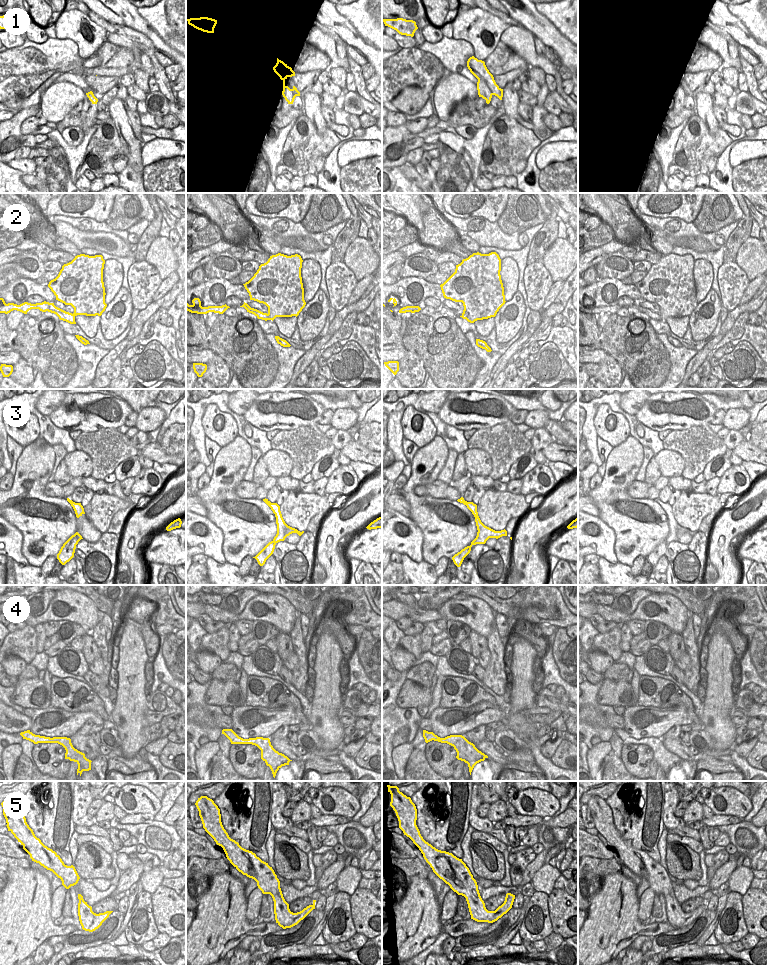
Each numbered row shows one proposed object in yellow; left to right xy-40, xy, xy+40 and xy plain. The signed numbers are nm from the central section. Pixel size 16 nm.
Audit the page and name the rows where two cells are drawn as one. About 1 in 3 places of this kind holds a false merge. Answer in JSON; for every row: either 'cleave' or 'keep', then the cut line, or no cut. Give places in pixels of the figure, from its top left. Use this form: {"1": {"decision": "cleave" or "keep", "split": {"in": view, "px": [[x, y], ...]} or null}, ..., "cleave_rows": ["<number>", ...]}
{"1": {"decision": "cleave", "split": {"in": "xy+40", "px": [[479, 78], [485, 81], [493, 94]]}}, "2": {"decision": "cleave", "split": {"in": "xy", "px": [[268, 313], [271, 319]]}}, "3": {"decision": "cleave", "split": {"in": "xy", "px": [[273, 539], [275, 544]]}}, "4": {"decision": "keep", "split": null}, "5": {"decision": "keep", "split": null}, "cleave_rows": ["1", "2", "3"]}

